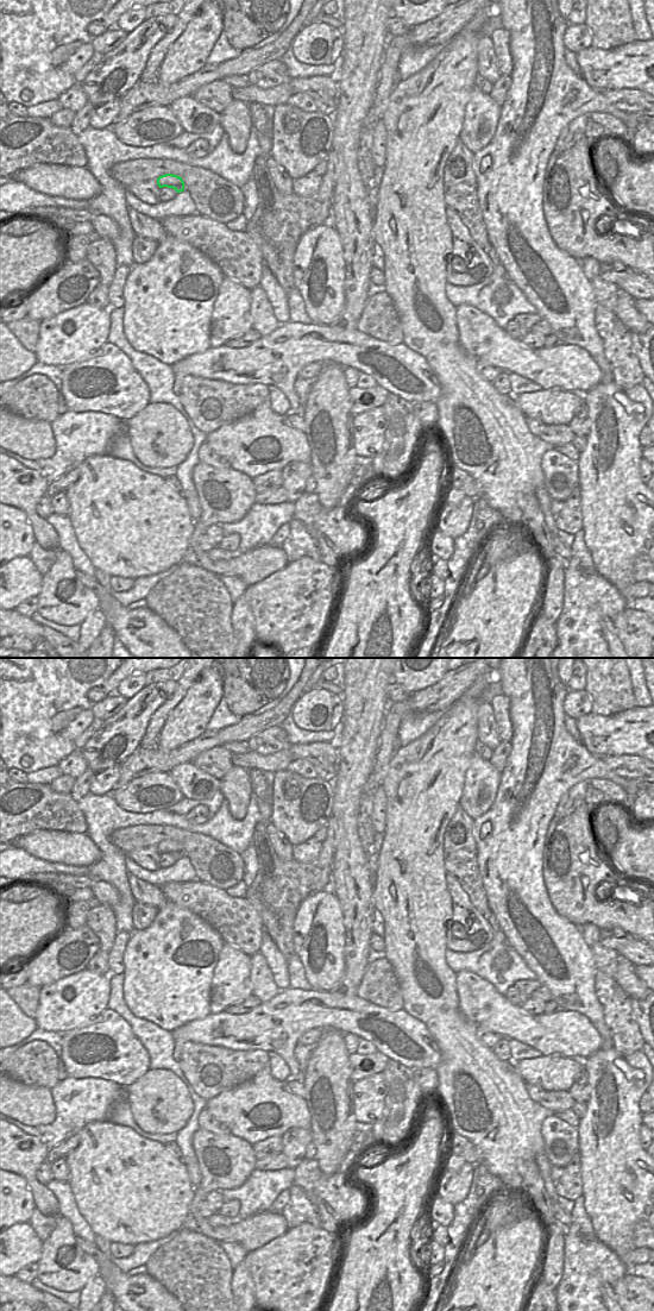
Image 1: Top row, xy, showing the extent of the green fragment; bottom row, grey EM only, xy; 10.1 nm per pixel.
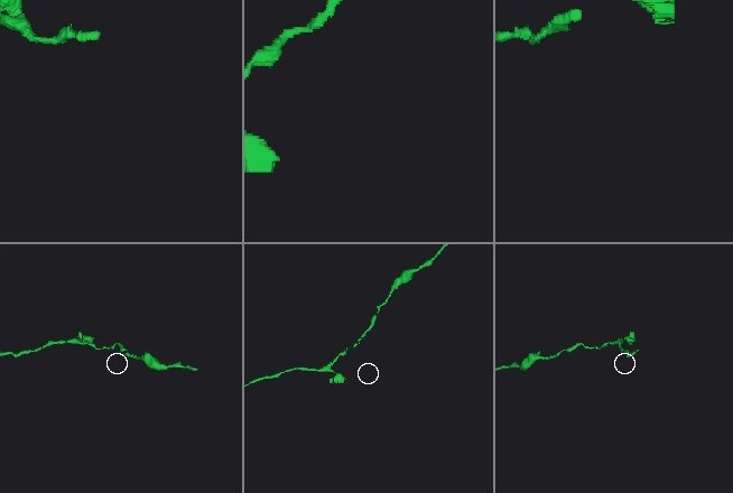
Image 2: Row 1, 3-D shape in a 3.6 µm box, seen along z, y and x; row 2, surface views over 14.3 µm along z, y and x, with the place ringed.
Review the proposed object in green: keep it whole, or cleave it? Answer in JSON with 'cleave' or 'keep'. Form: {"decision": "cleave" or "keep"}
{"decision": "cleave"}

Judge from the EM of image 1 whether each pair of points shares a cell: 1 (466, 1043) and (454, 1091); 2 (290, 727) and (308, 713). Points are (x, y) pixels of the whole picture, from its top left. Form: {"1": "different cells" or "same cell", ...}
{"1": "same cell", "2": "different cells"}

